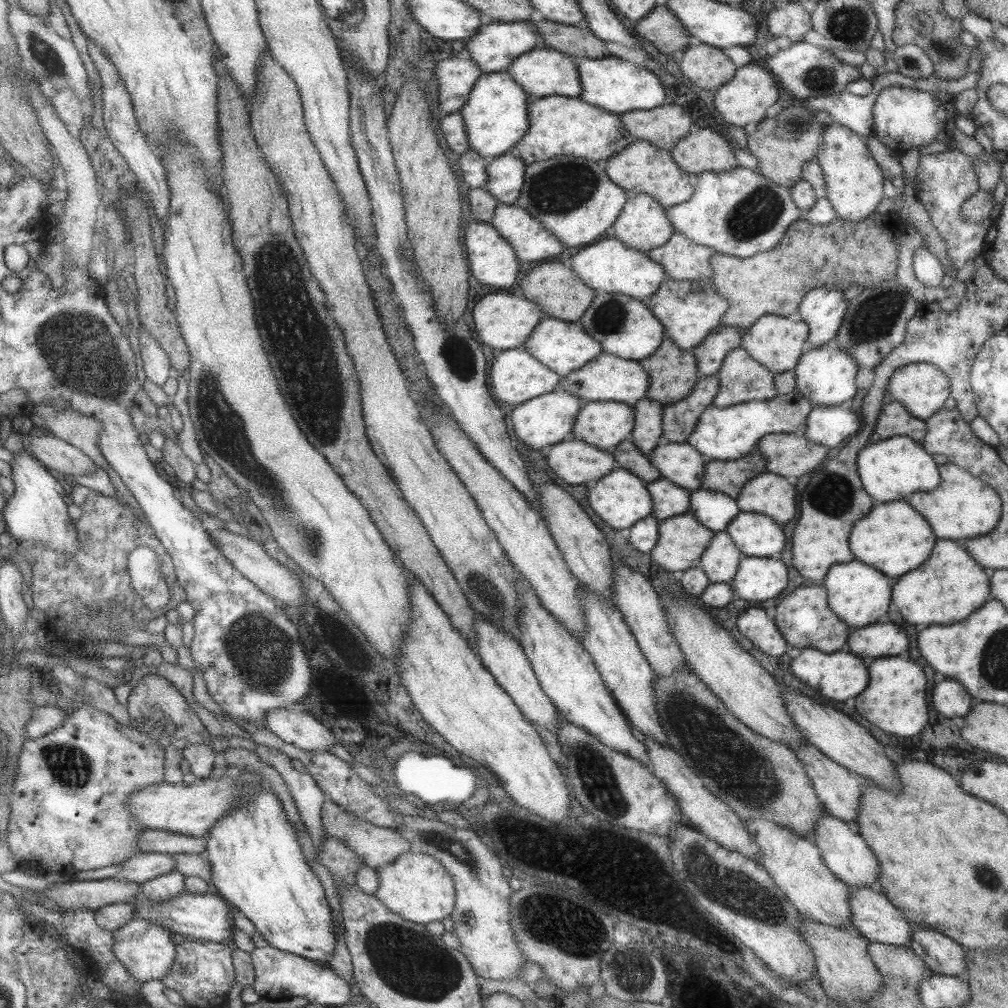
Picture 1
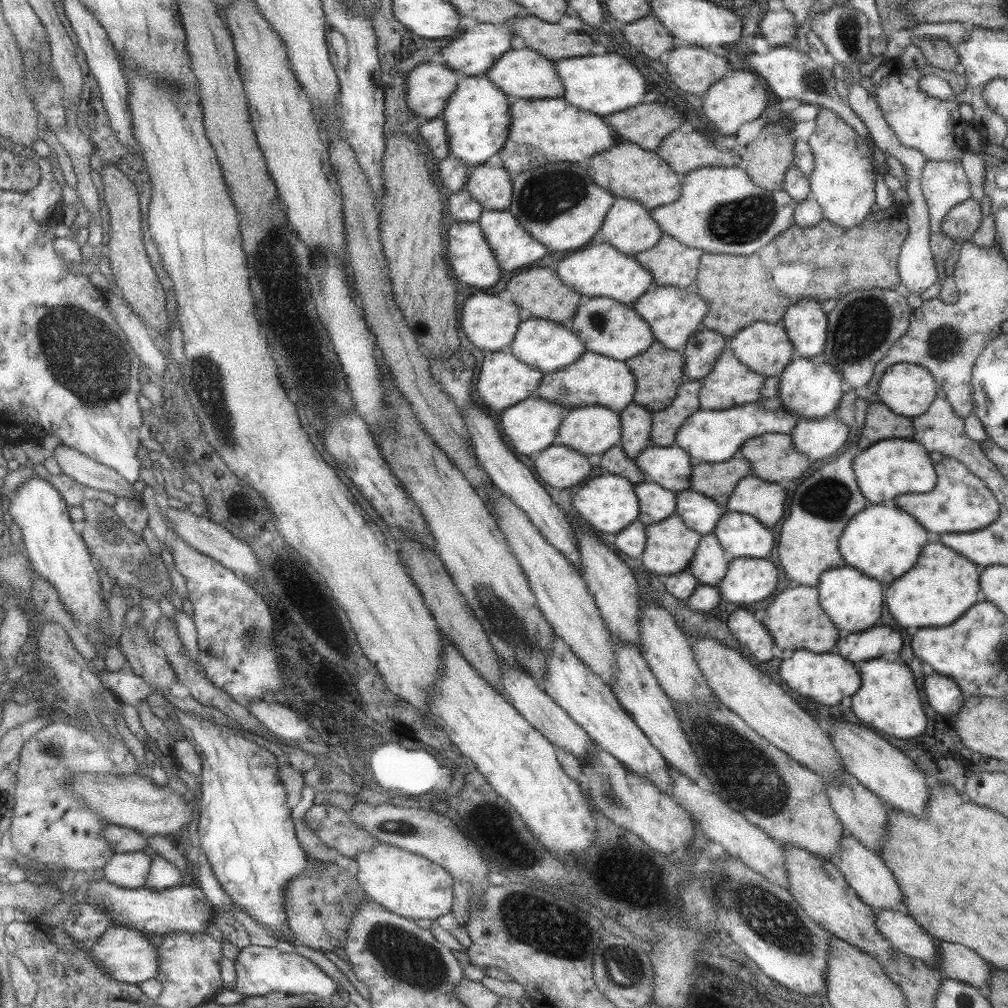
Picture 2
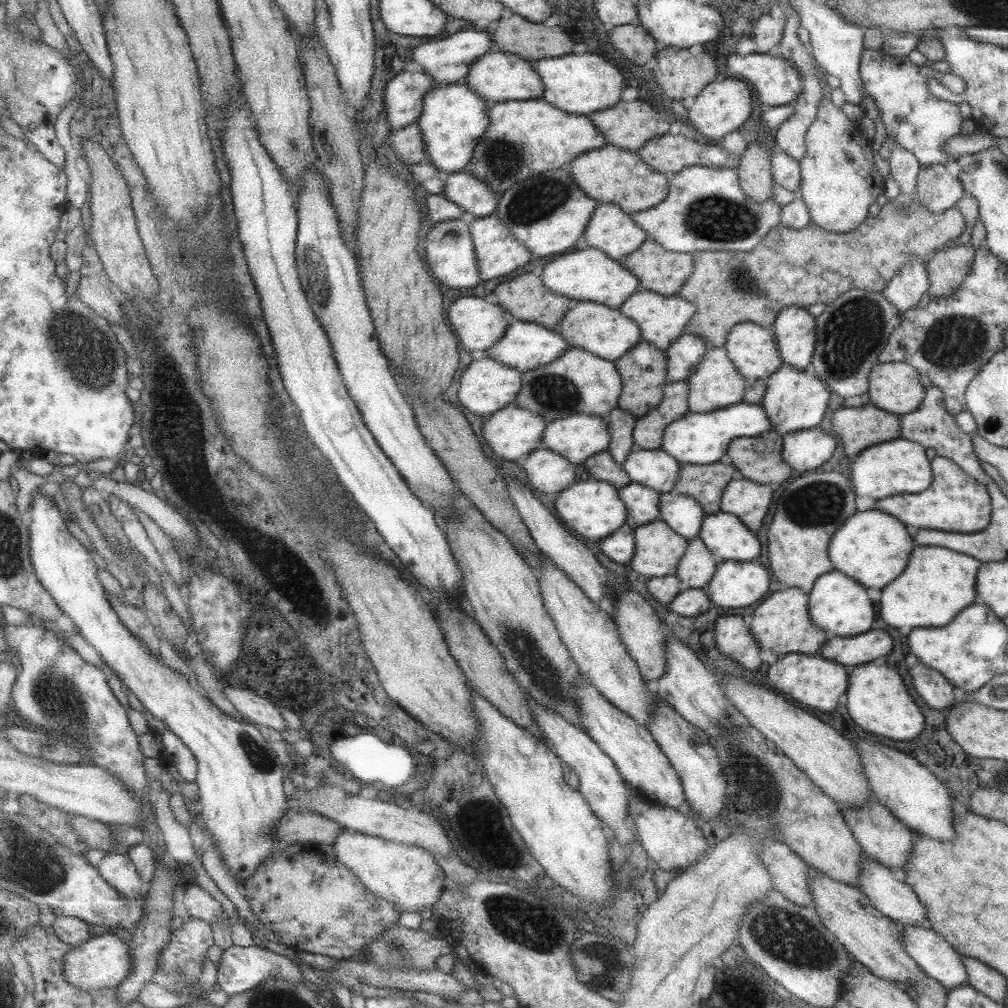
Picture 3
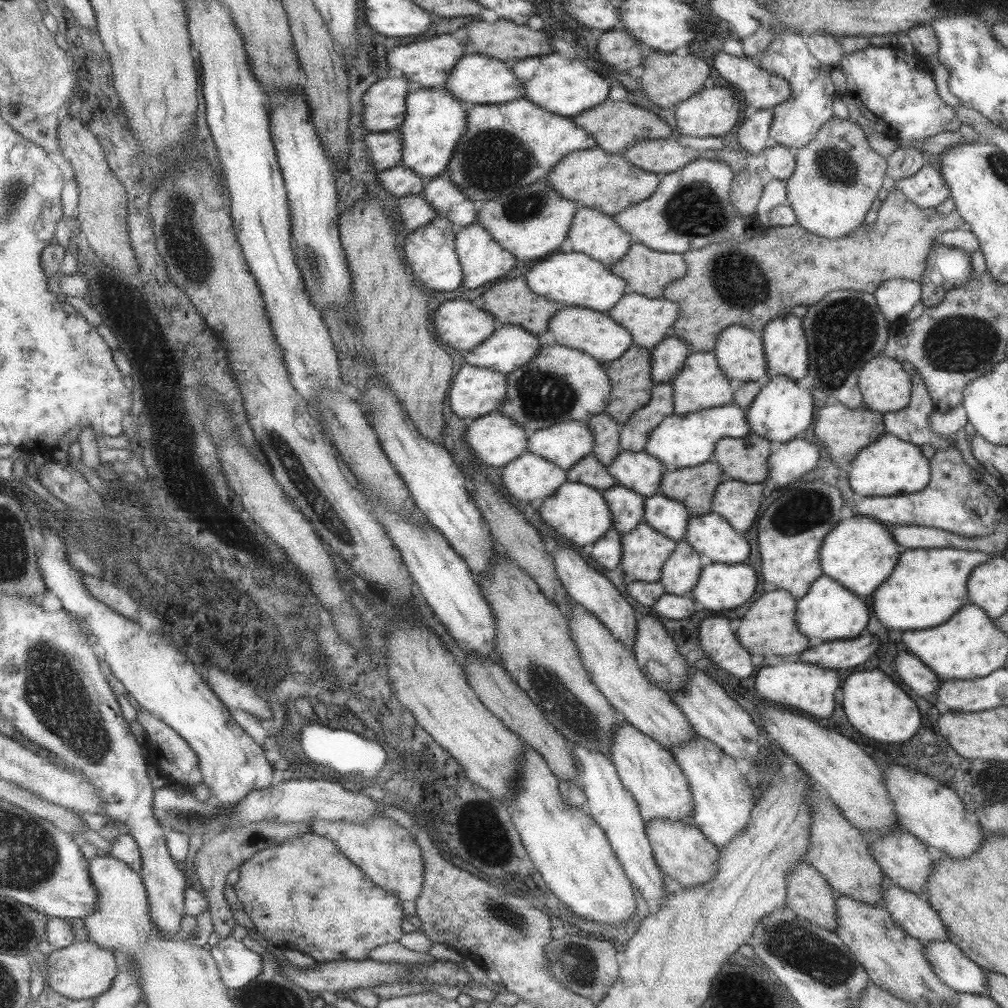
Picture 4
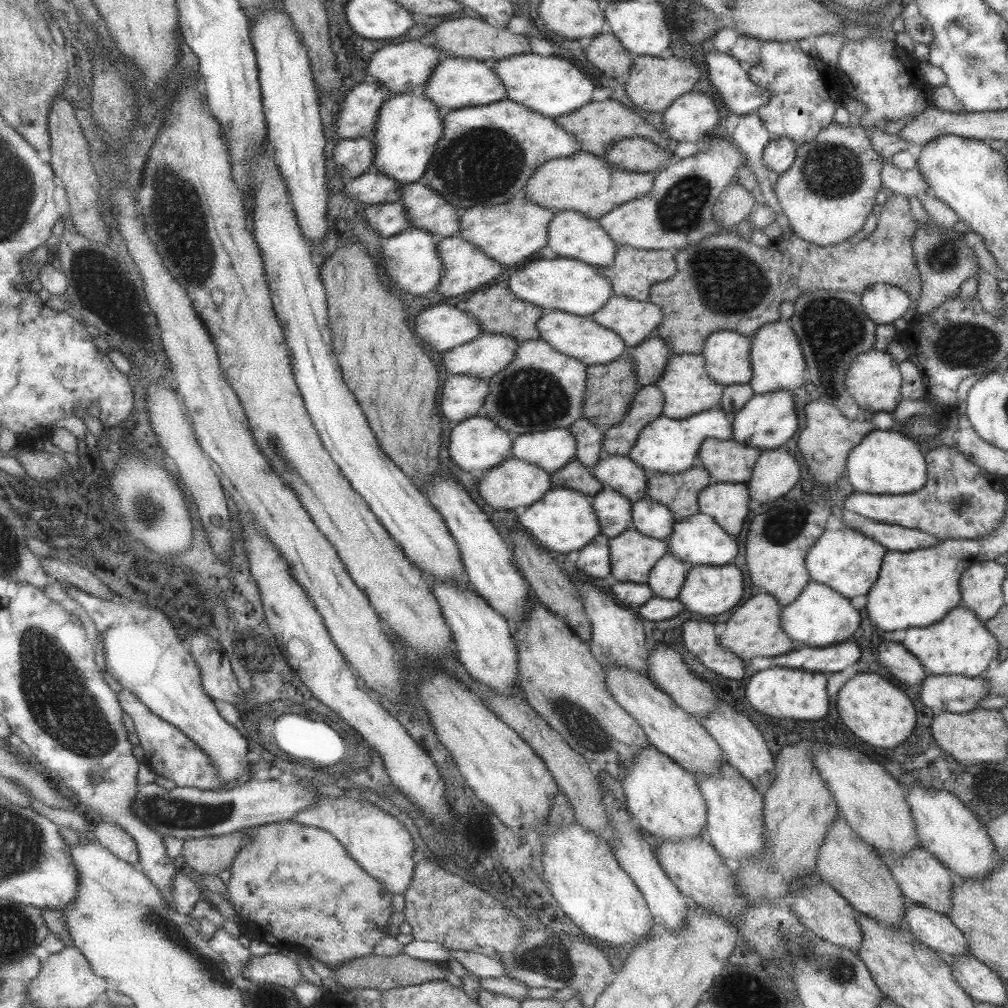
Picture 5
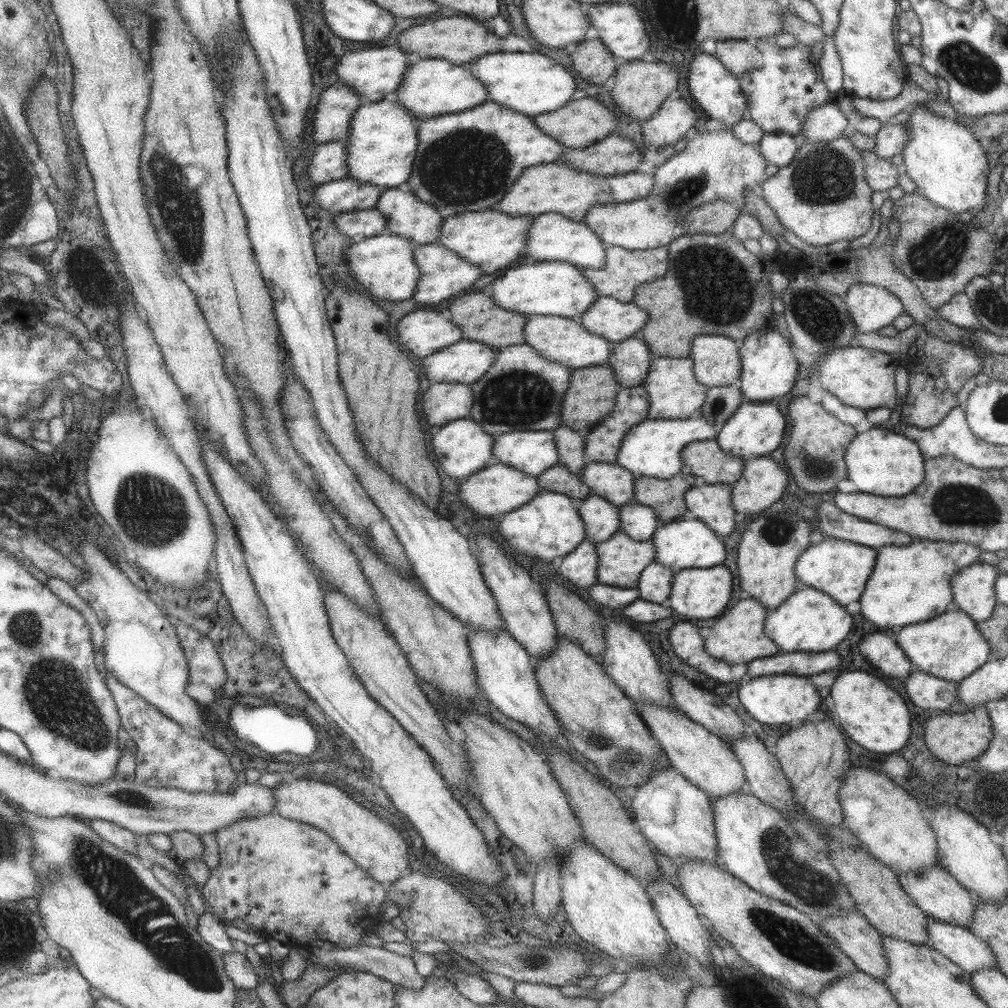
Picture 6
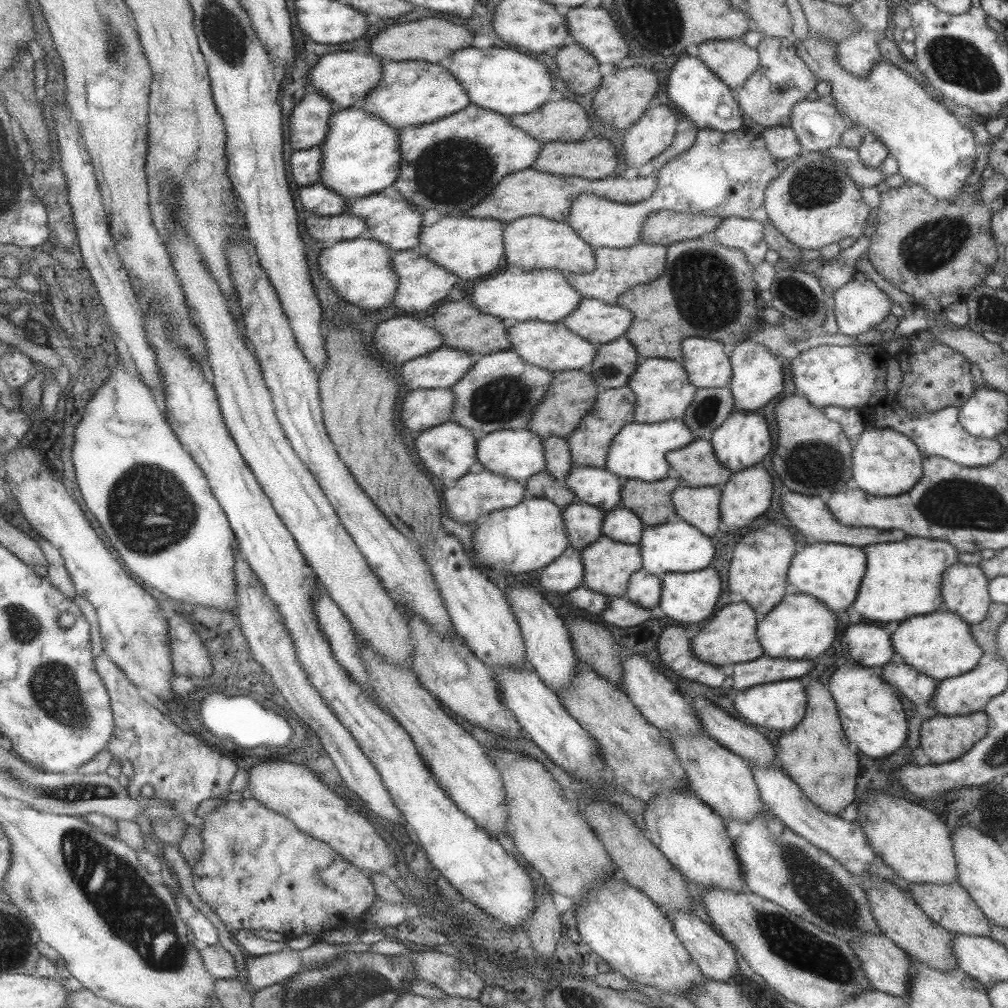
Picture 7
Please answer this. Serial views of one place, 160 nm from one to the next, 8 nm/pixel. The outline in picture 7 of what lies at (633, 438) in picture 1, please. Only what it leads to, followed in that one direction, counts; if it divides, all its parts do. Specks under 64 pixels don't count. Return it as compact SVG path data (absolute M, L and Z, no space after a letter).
M549 436L542 439L542 451L545 464L543 471L557 482L564 482L569 470L574 468L565 437Z

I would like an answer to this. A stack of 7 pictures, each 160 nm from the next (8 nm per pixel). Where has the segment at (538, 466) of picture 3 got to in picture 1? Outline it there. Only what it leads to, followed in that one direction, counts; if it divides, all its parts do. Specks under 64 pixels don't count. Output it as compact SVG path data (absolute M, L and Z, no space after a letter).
M567 438L552 446L545 456L547 468L567 484L591 484L616 468L611 452L599 450L582 440Z

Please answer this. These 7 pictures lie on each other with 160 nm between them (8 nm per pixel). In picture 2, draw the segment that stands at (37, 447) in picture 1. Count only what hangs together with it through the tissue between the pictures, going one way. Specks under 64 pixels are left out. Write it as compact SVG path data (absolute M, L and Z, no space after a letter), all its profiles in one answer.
M64 444L58 445L53 452L61 472L72 476L77 482L97 490L111 492L118 498L127 500L139 498L143 500L143 493L135 493L135 485L129 482L118 470L101 464L97 460Z

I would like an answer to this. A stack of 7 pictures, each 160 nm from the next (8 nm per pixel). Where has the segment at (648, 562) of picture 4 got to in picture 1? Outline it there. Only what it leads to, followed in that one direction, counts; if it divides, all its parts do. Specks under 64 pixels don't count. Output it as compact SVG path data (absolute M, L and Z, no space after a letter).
M689 512L672 516L658 522L658 537L655 546L648 552L650 562L658 564L662 570L687 570L699 566L699 557L710 542L714 532L697 522Z

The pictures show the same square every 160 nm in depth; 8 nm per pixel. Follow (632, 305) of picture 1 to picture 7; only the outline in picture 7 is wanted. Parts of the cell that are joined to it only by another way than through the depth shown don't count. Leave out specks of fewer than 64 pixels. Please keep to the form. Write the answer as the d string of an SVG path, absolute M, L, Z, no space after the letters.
M526 320L525 322L507 323L506 333L510 349L514 350L523 362L557 372L588 369L594 359L596 348L600 345L591 344L573 332L569 332L562 322Z

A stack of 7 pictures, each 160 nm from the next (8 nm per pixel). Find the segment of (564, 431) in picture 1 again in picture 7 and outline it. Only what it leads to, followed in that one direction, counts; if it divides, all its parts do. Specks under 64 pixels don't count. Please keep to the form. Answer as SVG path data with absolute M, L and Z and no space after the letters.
M443 422L437 426L420 431L413 441L415 454L419 458L422 468L437 482L445 478L457 480L465 473L476 469L475 443L477 435L471 430L453 423Z

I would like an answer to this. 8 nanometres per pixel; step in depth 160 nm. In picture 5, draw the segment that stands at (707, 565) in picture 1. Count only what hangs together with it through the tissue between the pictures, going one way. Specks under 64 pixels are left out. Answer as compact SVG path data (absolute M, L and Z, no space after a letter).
M666 552L659 560L657 560L653 565L653 568L649 571L646 585L652 590L653 597L667 599L676 598L688 570L689 566L685 562Z

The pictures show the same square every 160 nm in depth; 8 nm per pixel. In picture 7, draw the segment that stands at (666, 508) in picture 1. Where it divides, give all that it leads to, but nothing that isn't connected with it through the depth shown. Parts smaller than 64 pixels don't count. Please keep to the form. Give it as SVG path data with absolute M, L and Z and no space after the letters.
M571 502L562 508L561 520L567 535L568 547L581 550L602 534L600 526L604 511L599 507Z

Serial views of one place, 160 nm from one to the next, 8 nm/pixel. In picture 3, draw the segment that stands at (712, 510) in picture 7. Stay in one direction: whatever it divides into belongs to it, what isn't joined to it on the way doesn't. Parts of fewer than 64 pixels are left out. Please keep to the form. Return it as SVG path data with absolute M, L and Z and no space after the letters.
M736 477L723 489L719 508L721 512L737 516L749 530L755 532L761 526L769 504L771 504L771 488L768 484Z

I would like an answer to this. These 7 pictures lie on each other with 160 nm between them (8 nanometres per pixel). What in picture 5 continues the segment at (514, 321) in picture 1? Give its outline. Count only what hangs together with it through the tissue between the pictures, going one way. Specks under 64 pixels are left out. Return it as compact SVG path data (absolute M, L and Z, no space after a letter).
M454 304L425 308L414 317L414 325L416 337L426 348L431 347L438 353L465 344L482 332L478 322Z

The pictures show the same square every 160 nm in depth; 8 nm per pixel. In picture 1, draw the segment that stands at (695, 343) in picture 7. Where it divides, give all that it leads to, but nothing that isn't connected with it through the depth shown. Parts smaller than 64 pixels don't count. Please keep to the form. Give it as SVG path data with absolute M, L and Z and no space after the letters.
M768 314L760 316L755 322L742 330L740 347L761 366L773 373L782 373L792 370L799 356L806 349L807 325L800 319L792 316L775 316Z

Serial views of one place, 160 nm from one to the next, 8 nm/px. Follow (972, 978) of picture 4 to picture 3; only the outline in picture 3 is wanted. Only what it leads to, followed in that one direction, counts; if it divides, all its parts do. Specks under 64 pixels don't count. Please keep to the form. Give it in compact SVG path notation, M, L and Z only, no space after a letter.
M905 926L902 943L906 953L923 969L925 975L949 990L968 984L960 955L942 936L929 926Z

